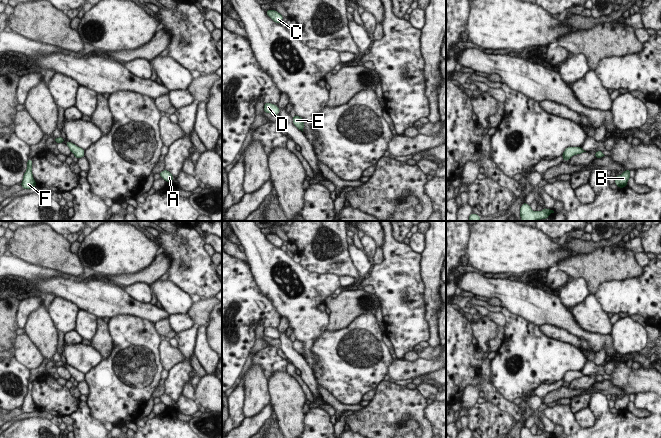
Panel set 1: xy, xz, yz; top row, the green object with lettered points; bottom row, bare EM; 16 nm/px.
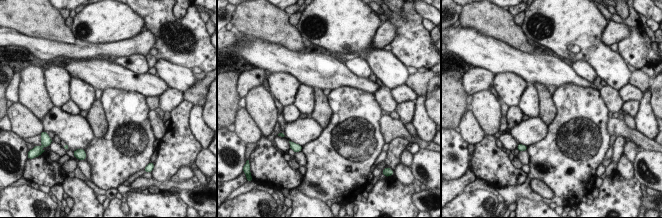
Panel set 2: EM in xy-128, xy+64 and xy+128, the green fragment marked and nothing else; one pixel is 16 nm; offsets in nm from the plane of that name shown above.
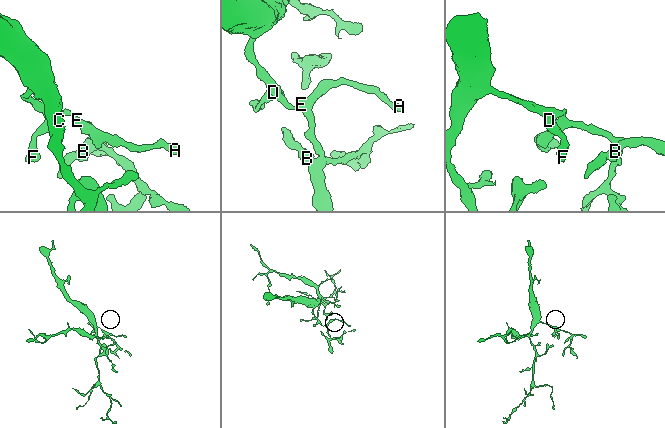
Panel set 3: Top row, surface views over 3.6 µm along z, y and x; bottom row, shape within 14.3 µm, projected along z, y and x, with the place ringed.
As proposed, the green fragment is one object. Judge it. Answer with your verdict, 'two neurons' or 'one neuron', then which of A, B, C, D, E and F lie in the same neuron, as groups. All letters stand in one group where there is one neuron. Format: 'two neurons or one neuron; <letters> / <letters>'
one neuron; A B C D E F

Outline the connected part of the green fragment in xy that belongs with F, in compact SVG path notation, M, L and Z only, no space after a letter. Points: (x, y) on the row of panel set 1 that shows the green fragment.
M32 159L27 161L27 170L24 173L21 186L23 189L32 189L36 186L36 182L32 175Z

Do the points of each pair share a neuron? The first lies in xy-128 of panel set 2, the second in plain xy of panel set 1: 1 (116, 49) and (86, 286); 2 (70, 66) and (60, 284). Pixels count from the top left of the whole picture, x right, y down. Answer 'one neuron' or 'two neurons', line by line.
1: two neurons
2: one neuron

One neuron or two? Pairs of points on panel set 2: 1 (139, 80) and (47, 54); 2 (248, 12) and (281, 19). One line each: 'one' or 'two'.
1: two
2: one

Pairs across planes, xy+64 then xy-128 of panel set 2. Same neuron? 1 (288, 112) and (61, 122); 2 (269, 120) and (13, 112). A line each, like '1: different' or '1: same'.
1: different
2: different

